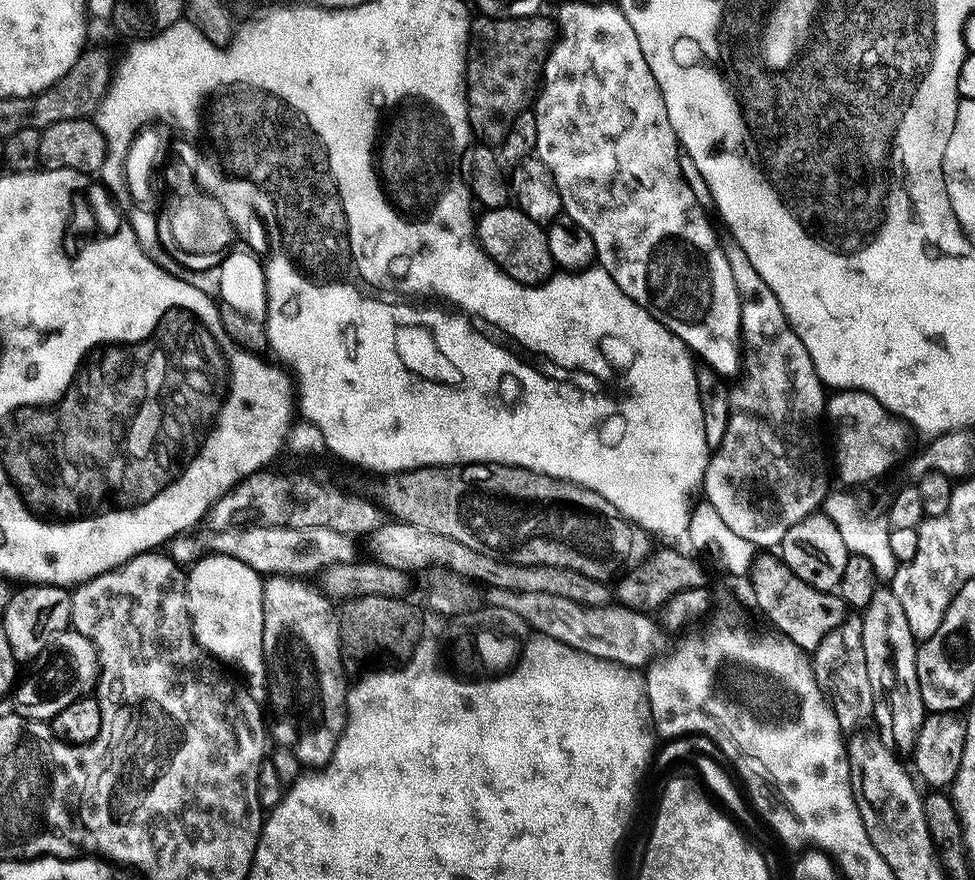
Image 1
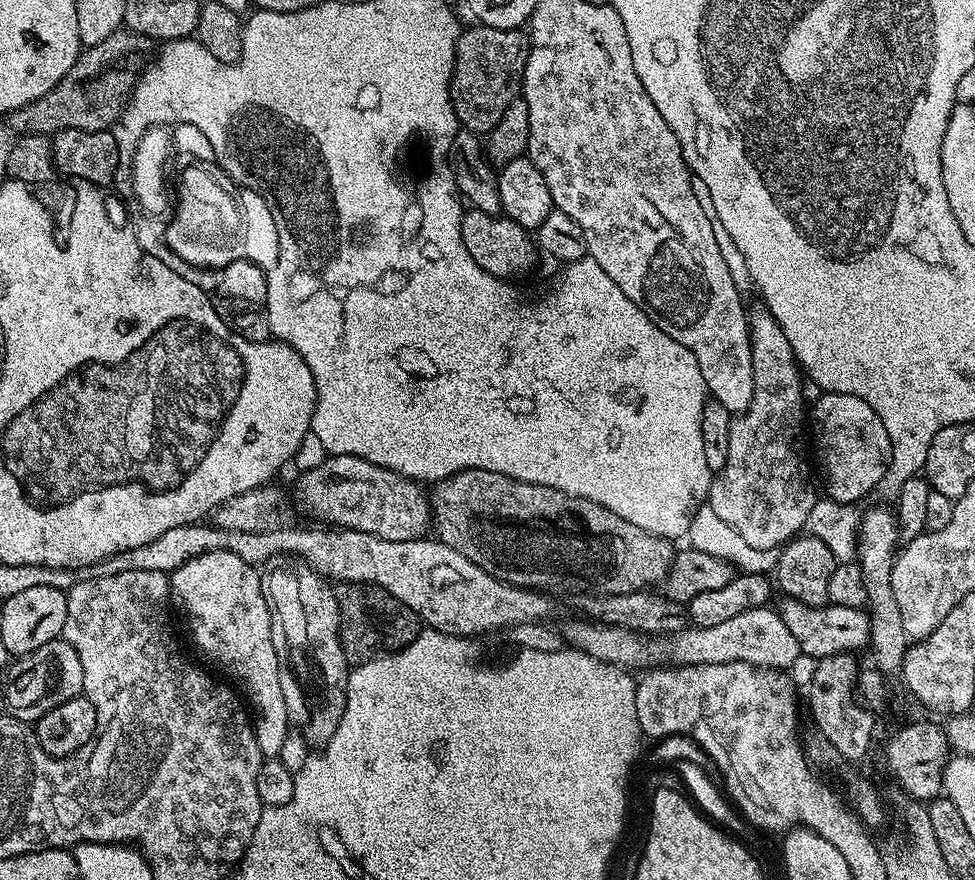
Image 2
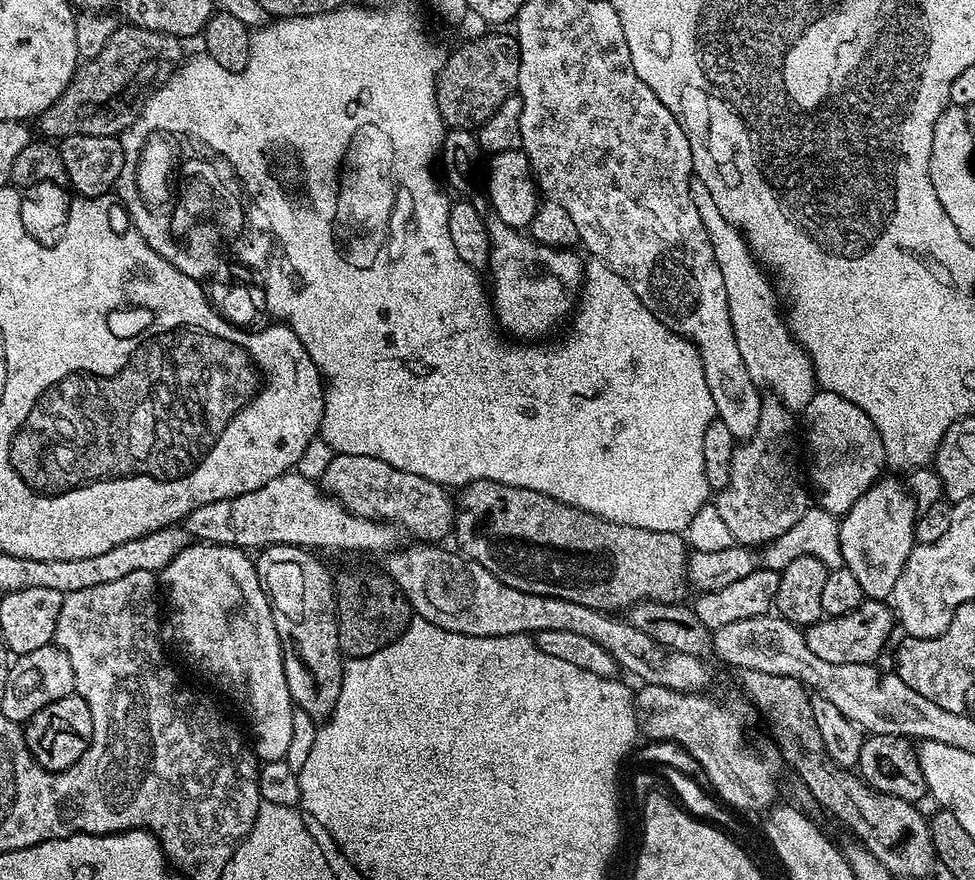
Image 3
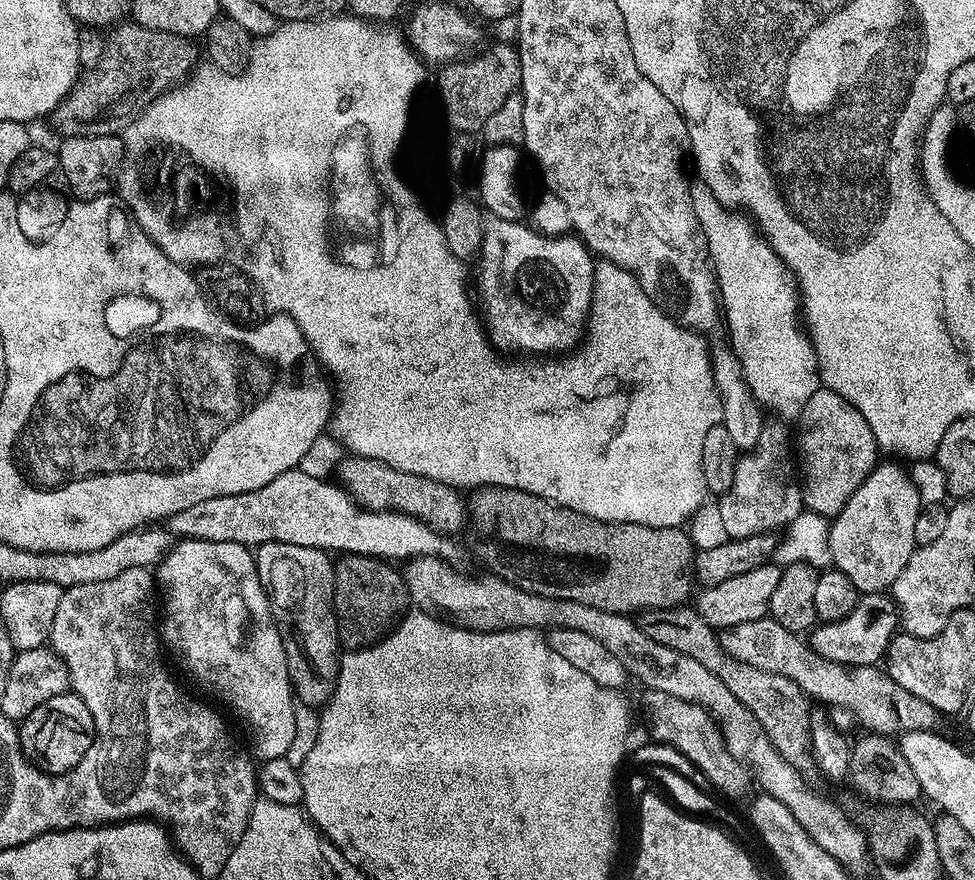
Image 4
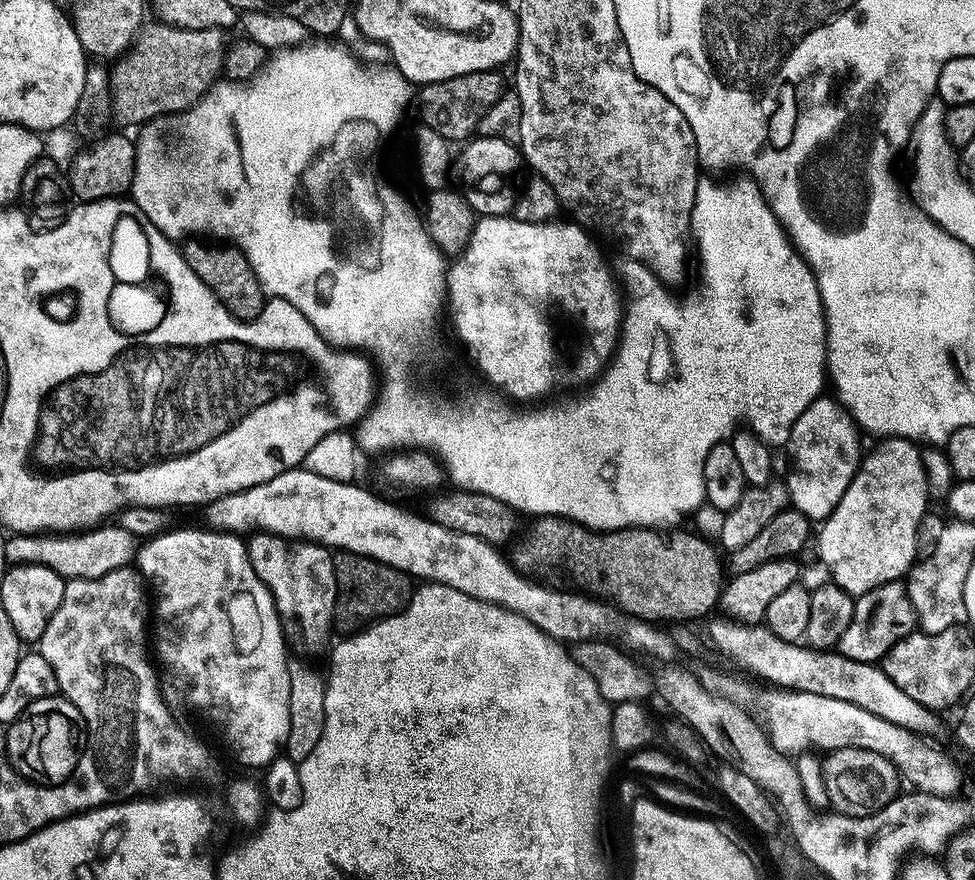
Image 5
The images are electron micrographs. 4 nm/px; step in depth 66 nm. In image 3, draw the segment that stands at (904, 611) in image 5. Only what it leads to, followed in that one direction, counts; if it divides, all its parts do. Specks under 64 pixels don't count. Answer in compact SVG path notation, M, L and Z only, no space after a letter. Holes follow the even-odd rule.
M865 598L857 608L850 610L850 614L829 616L808 625L803 629L804 641L813 654L818 654L818 658L826 662L870 664L879 661L880 651L888 644L892 624L894 628L894 612L885 601Z

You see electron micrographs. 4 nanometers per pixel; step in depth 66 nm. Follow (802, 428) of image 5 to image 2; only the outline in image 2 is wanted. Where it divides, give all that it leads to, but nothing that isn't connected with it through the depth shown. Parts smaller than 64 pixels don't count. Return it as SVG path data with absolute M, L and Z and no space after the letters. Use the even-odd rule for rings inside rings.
M819 393L816 405L811 405L810 420L816 423L816 452L824 471L827 499L842 506L859 505L863 496L872 496L878 482L892 461L892 439L882 426L882 418L870 410L870 402L862 402L854 394Z

